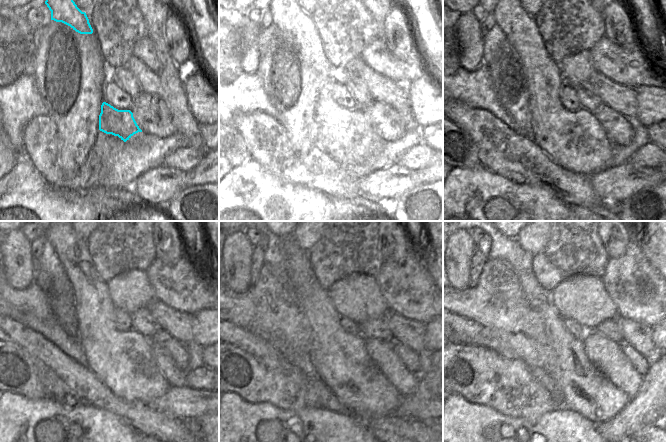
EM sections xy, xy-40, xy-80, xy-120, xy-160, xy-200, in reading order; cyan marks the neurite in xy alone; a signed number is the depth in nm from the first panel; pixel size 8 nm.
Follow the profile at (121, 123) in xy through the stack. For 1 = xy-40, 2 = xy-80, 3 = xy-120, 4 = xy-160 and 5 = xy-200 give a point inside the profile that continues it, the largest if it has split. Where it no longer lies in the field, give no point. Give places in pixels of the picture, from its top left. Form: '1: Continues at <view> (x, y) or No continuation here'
1: Continues at xy-40 (350, 129)
2: Continues at xy-80 (579, 131)
3: Continues at xy-120 (129, 353)
4: Continues at xy-160 (345, 354)
5: Continues at xy-200 (569, 359)

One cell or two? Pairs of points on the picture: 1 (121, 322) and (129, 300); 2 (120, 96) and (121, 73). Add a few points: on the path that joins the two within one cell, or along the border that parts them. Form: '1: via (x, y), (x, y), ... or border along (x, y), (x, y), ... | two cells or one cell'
1: border along (115, 309), (121, 309), (130, 314) | two cells
2: border along (109, 79), (114, 81), (132, 98) | two cells

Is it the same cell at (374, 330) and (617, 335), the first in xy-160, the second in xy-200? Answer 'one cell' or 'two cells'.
one cell

